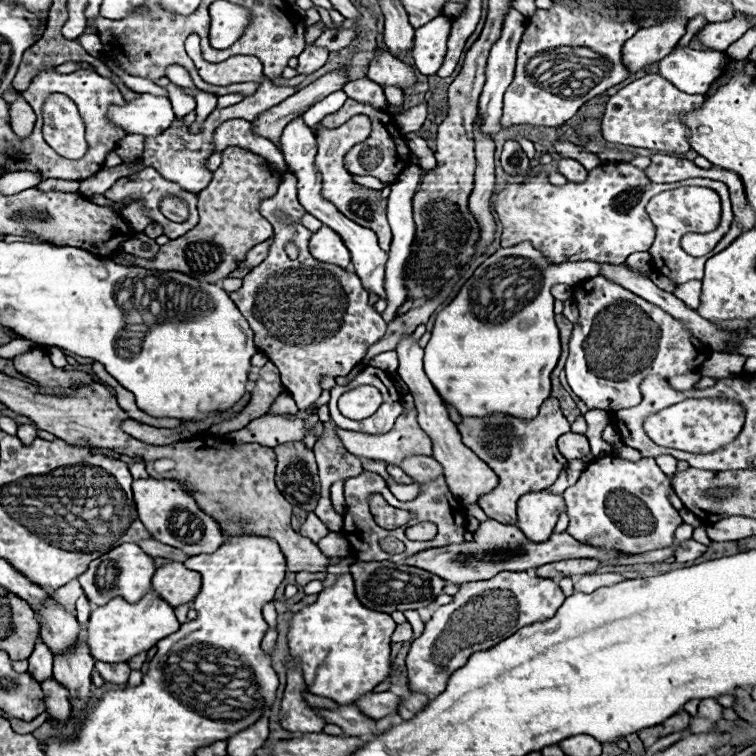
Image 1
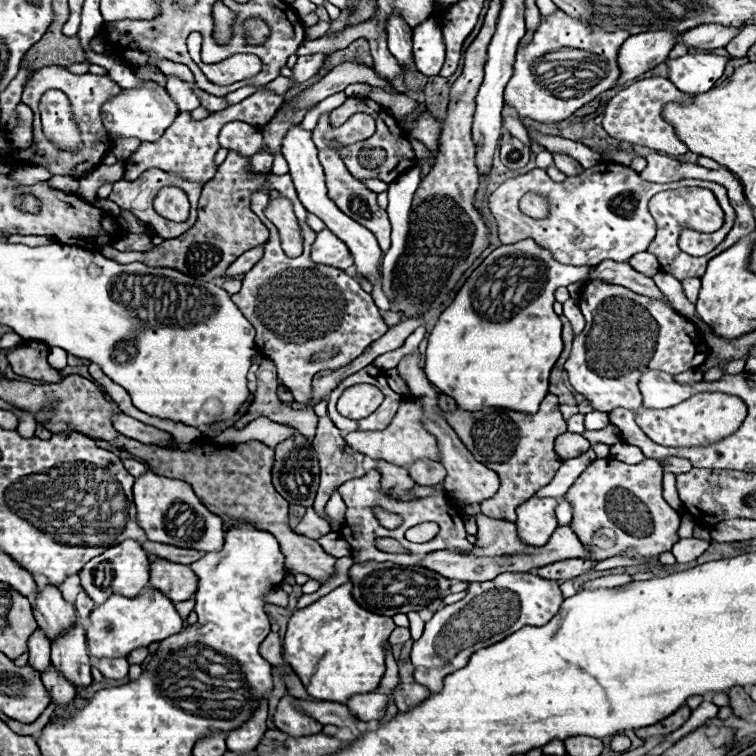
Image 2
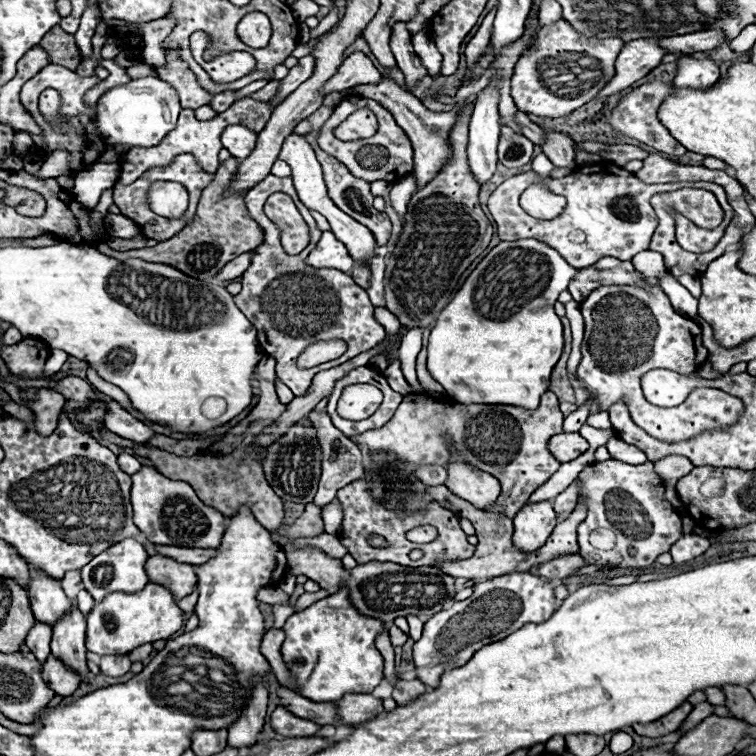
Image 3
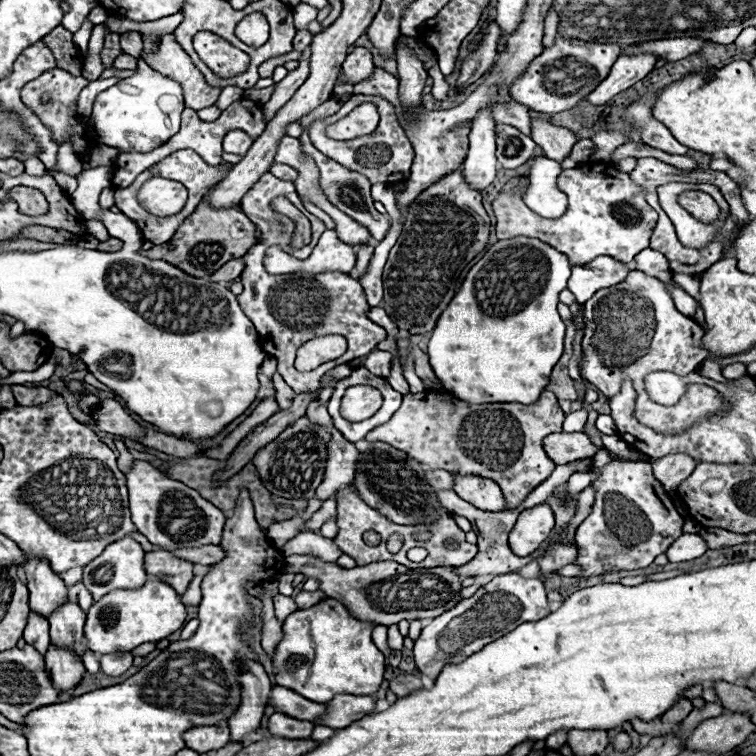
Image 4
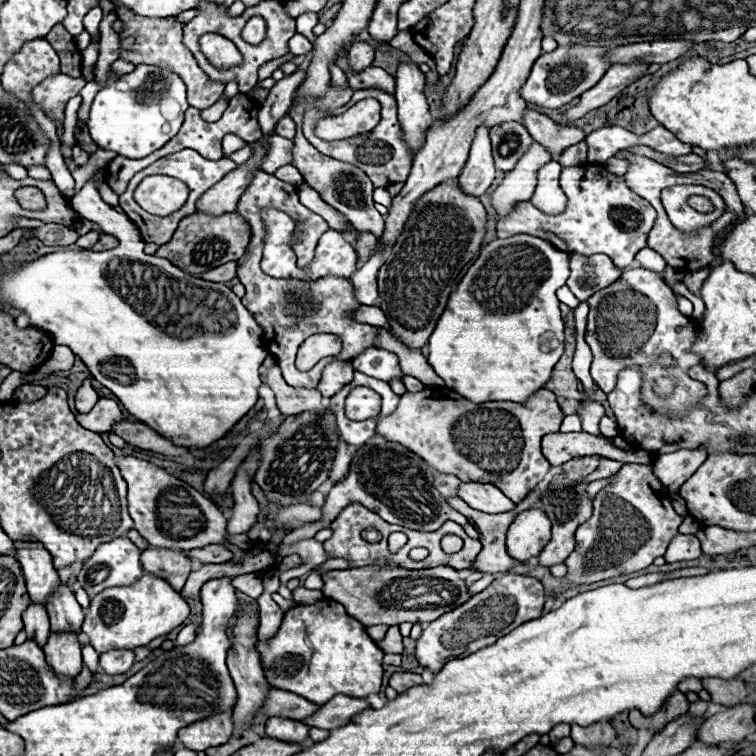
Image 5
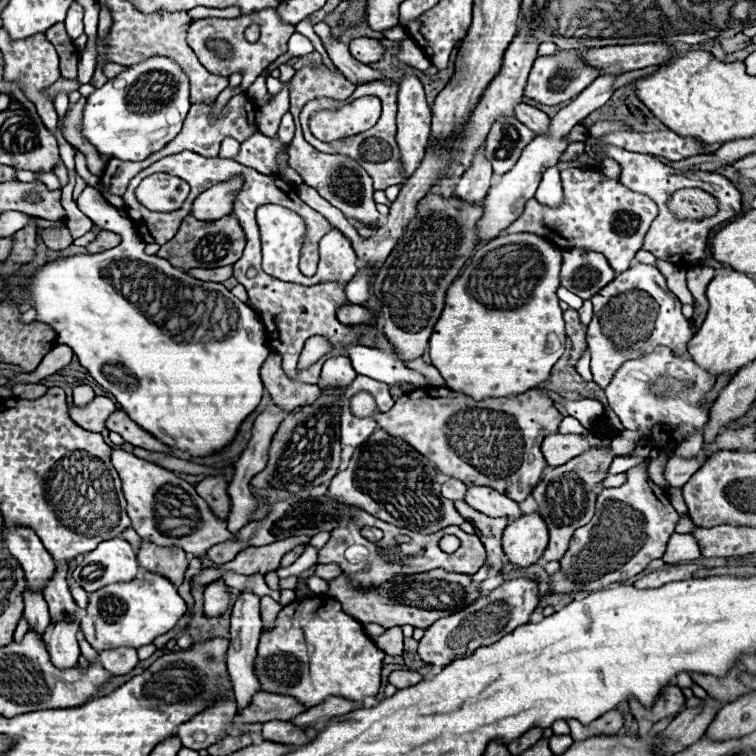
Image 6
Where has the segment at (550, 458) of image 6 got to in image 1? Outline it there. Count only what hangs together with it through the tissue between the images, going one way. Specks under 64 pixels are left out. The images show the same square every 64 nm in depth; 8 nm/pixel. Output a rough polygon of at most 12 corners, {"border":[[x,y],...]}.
{"border":[[568,432],[558,438],[566,460],[590,454],[584,434]]}

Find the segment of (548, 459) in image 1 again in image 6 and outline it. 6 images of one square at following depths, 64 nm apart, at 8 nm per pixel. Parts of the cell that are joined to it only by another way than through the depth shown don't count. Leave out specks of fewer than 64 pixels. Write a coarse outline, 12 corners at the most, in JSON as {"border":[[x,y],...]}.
{"border":[[426,386],[376,422],[446,476],[522,502],[562,418],[540,390]]}

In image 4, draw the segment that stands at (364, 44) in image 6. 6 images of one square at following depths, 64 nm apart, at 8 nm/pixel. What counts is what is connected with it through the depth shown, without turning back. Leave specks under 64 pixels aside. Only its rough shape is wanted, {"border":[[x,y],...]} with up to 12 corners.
{"border":[[356,46],[344,60],[344,80],[356,84],[374,72],[372,52]]}

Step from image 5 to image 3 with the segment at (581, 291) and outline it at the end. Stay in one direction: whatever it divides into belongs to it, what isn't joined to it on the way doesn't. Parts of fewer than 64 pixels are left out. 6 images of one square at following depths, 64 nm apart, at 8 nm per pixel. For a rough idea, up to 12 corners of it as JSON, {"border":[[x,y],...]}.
{"border":[[604,256],[568,284],[576,302],[594,288],[644,284],[632,262]]}

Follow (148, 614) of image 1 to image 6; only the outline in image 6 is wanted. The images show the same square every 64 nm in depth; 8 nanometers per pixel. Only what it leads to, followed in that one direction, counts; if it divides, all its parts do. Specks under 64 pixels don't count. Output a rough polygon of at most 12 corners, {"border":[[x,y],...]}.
{"border":[[140,570],[90,594],[94,650],[140,648],[186,612],[176,586]]}

